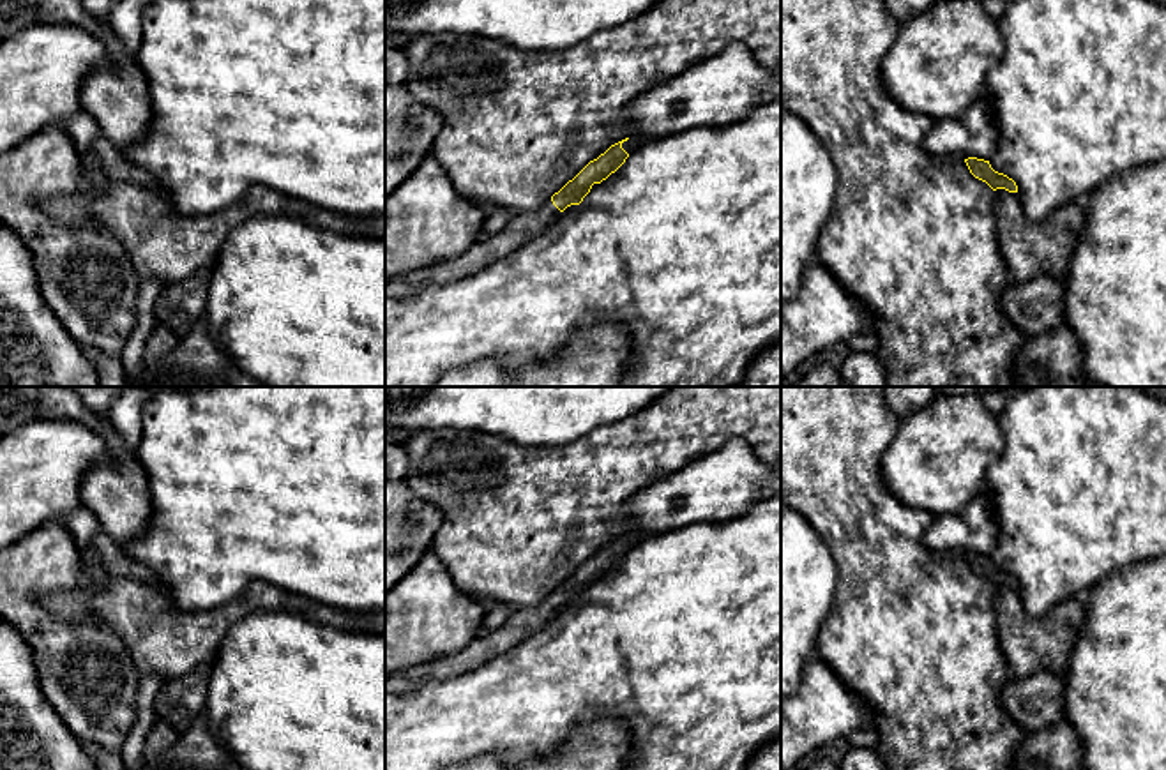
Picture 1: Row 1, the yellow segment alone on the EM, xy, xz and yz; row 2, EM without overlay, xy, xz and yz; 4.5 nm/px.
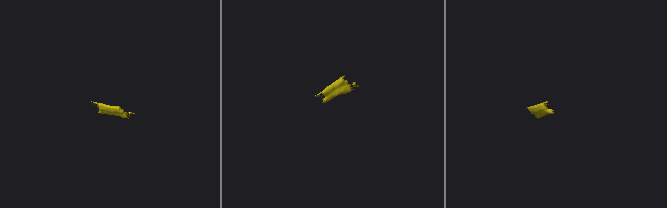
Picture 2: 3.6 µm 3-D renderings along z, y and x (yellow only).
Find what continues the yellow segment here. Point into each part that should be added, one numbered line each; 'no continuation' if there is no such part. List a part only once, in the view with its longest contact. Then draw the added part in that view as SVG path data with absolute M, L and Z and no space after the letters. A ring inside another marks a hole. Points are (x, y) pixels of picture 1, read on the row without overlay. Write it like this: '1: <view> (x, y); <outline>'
1: xz (631, 541); M638 530L638 532L629 533L627 537L624 537L622 544L627 549L634 549L636 546L640 546L643 540L650 539L652 535L657 535L657 533L647 532L647 530Z
2: xz (523, 622); M551 595L537 606L514 608L500 629L493 632L481 632L461 652L406 671L385 675L385 692L408 694L433 680L449 680L461 673L468 673L493 657L511 650L528 636L542 630L558 611L560 606Z

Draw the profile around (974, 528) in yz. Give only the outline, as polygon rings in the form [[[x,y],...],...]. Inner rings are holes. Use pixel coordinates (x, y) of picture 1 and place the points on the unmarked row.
[[[986,493],[961,510],[936,516],[926,533],[928,547],[938,555],[977,553],[989,556],[998,542],[998,525]]]

